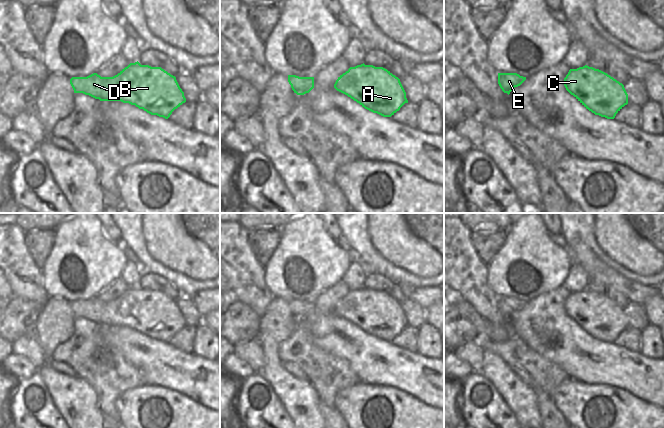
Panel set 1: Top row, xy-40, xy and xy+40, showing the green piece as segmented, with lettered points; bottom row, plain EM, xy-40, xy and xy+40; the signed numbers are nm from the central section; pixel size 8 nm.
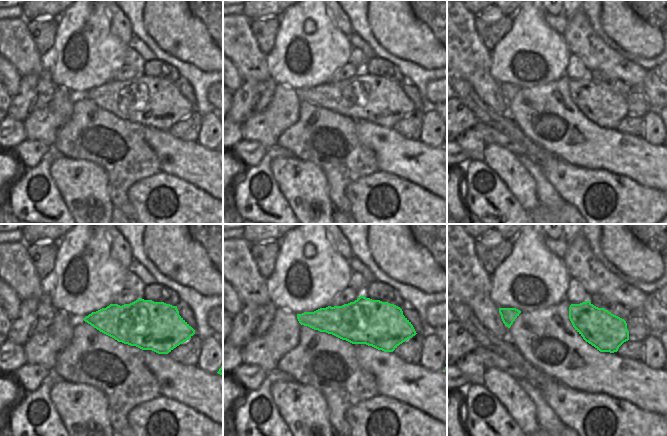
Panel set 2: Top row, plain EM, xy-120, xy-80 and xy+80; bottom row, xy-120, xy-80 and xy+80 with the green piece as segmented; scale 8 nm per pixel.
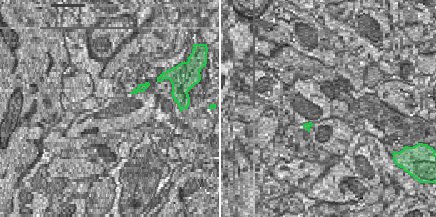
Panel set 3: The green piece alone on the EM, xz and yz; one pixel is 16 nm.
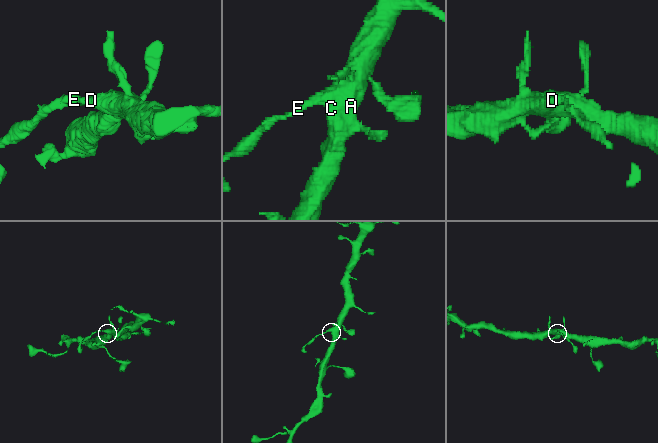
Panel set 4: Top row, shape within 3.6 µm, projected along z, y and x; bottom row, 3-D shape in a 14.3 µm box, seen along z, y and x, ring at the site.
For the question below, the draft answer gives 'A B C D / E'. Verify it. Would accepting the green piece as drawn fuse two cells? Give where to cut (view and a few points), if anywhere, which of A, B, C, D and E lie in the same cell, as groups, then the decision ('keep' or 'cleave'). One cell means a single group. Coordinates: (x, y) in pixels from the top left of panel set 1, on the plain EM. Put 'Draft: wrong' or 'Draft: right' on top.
Draft: right
xy (296, 300), (291, 309) | A B C D / E | cleave

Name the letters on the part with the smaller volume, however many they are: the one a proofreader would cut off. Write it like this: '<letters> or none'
E

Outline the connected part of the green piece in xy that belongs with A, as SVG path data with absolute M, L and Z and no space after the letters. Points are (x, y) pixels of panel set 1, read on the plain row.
M357 289L340 299L334 312L365 333L391 341L408 327L400 303L383 291Z

